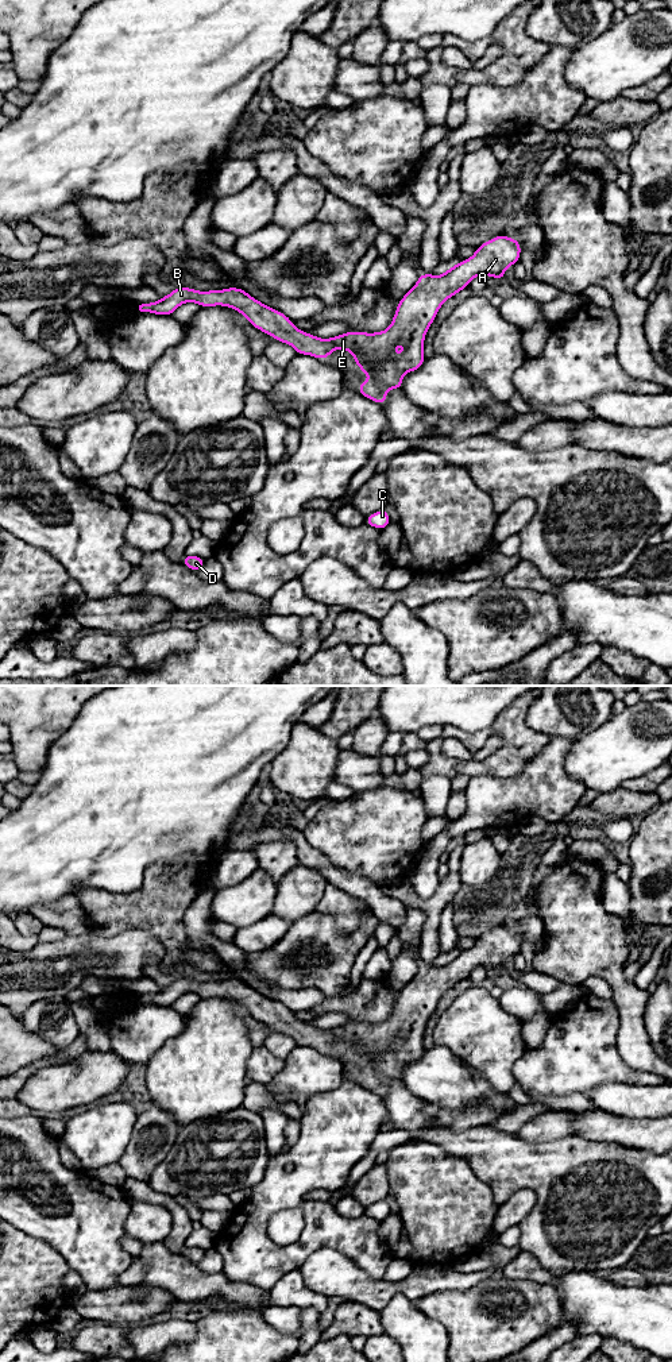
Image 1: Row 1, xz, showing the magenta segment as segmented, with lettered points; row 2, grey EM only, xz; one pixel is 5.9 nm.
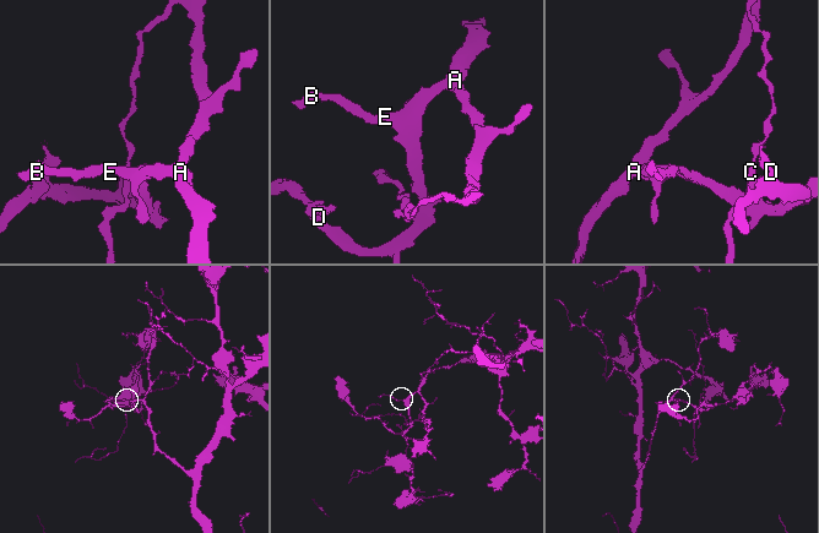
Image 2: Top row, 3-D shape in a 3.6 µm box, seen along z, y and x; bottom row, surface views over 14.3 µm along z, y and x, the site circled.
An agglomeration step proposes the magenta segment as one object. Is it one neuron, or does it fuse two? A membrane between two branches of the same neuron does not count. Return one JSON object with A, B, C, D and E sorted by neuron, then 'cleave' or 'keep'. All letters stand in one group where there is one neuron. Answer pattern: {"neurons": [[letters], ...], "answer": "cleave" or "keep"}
{"neurons": [["A", "B", "C", "D", "E"]], "answer": "keep"}

